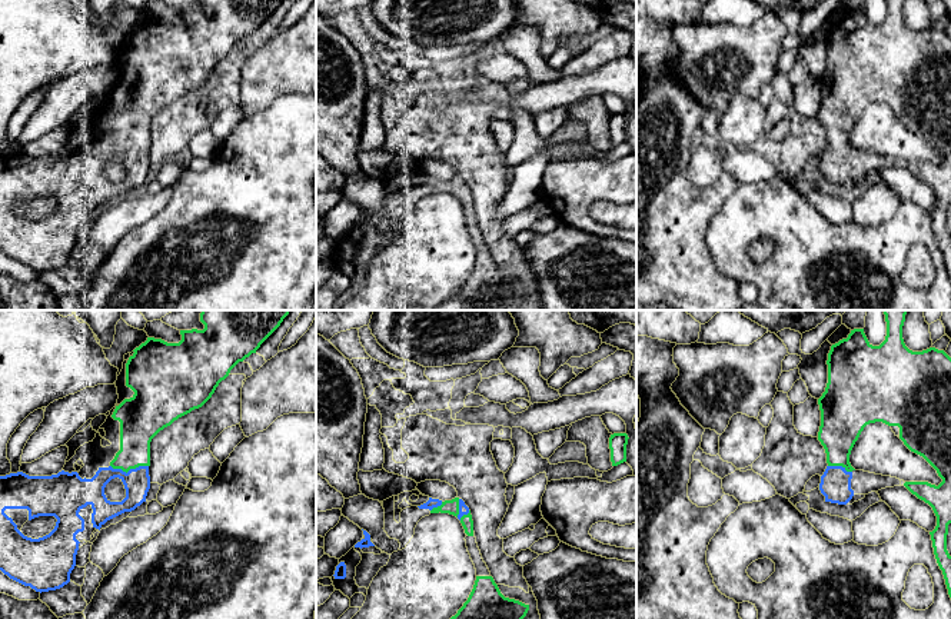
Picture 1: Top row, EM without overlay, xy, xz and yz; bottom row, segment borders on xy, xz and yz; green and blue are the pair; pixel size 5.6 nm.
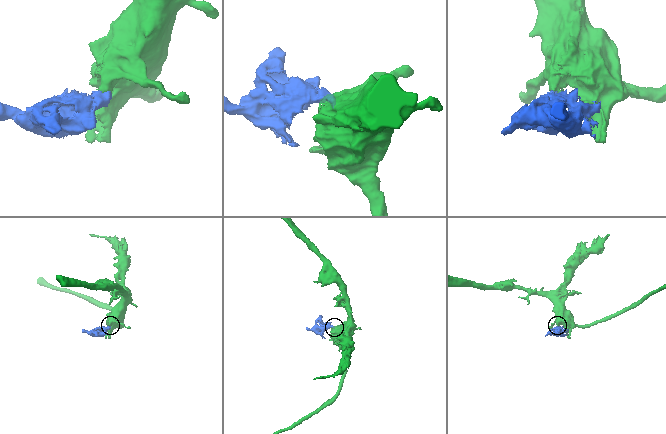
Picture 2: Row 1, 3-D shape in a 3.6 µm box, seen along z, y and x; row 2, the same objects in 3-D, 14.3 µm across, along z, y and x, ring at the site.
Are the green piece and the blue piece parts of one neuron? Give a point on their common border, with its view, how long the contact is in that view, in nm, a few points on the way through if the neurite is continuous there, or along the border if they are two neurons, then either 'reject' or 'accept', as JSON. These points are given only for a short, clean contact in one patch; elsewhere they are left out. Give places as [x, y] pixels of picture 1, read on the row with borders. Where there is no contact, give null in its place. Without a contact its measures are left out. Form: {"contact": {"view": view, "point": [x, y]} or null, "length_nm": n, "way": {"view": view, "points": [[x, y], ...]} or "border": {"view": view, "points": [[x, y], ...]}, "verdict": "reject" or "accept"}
{"contact": {"view": "xy", "point": [129, 469]}, "length_nm": 220, "way": {"view": "xy", "points": [[138, 426], [135, 456], [129, 469], [135, 475], [136, 482]]}, "verdict": "accept"}

